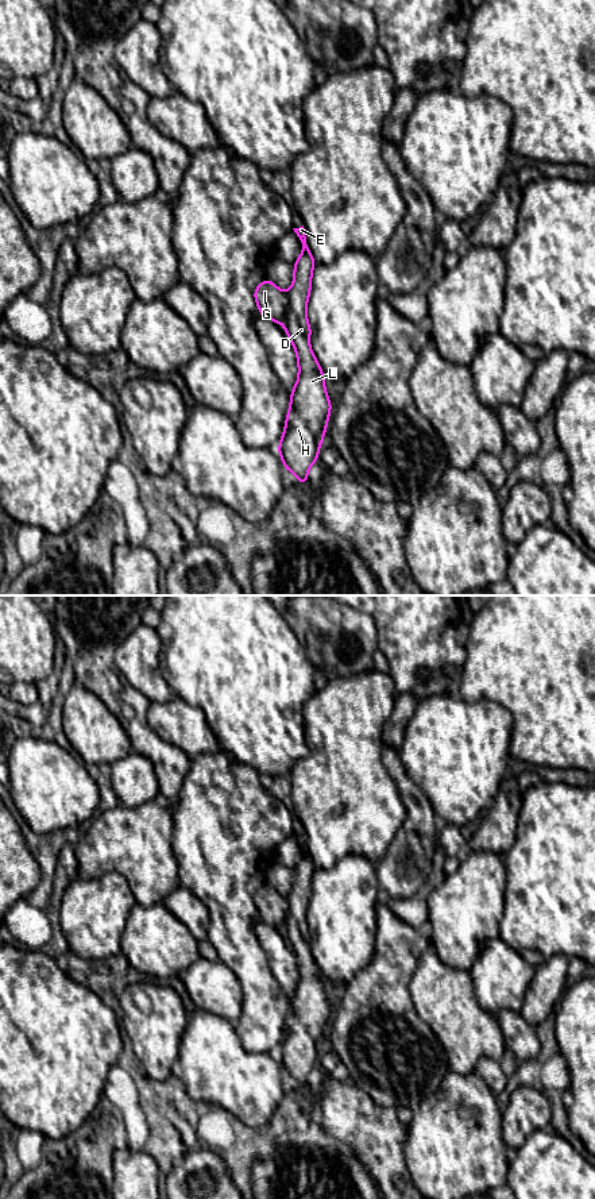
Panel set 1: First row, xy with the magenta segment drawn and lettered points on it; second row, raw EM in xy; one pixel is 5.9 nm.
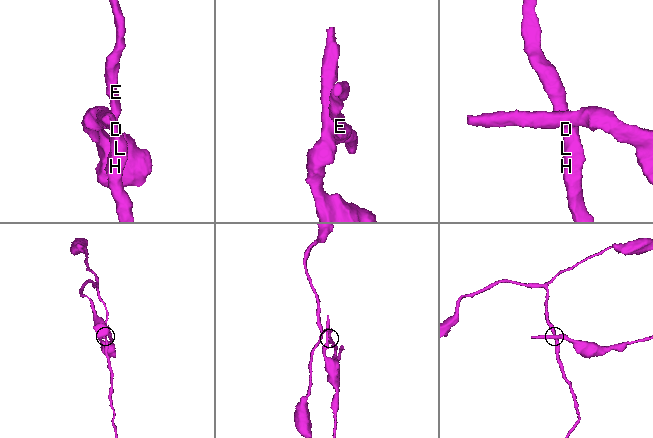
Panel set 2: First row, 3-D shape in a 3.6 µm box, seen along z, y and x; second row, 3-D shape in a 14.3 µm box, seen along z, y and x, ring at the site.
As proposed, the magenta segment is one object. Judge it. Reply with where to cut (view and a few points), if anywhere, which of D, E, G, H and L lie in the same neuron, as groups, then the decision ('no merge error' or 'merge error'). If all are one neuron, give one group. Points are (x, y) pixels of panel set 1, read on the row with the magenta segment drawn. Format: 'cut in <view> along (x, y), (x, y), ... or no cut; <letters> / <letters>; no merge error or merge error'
cut in xy along (288, 293), (288, 312), (282, 323); D E H L / G; merge error

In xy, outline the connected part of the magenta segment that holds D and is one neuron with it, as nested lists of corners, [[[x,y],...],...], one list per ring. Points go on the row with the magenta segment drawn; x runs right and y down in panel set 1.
[[[304,225],[293,230],[302,244],[302,252],[293,265],[294,278],[287,292],[289,308],[283,327],[297,354],[298,378],[290,393],[290,406],[277,451],[285,470],[291,471],[301,485],[306,485],[310,466],[318,460],[332,404],[324,383],[325,375],[309,342],[312,328],[306,304],[316,262]]]

